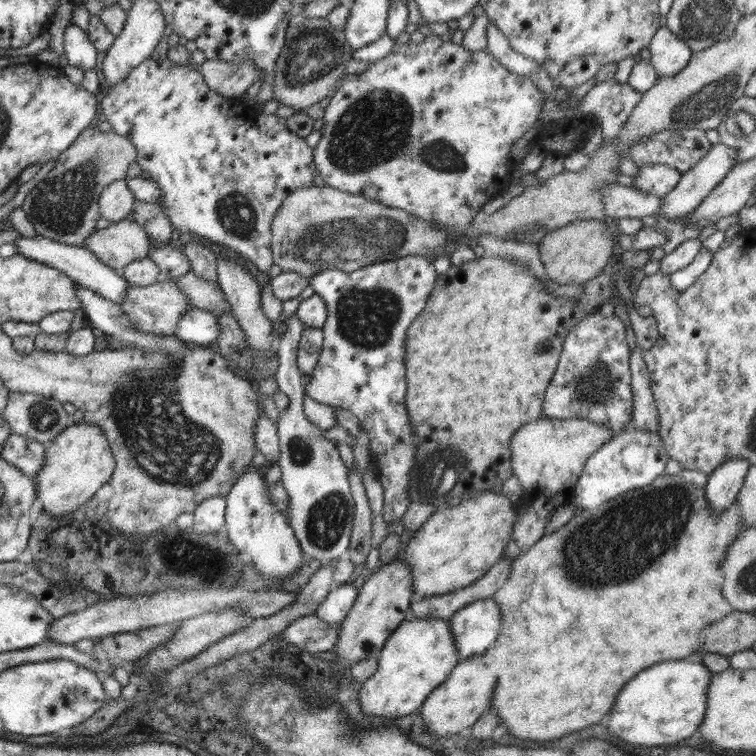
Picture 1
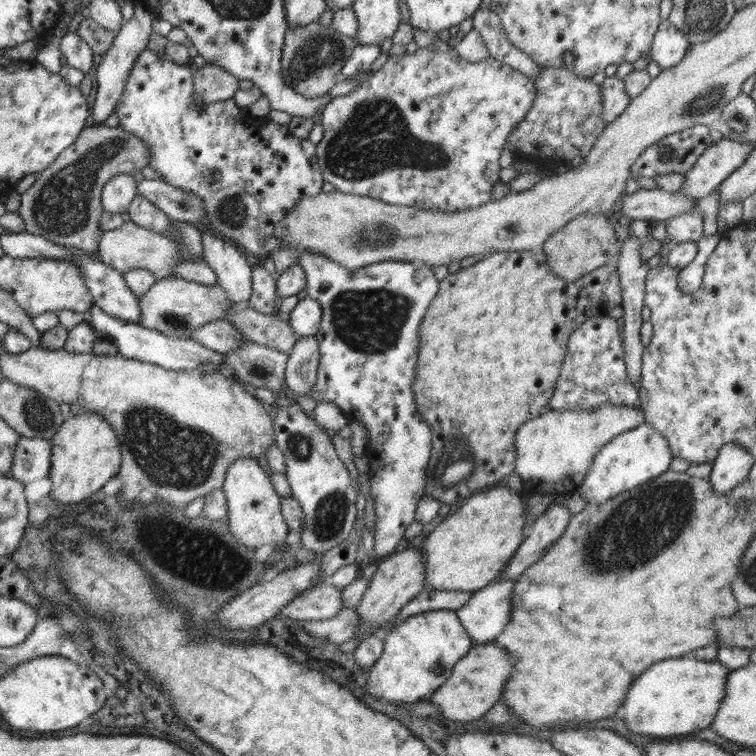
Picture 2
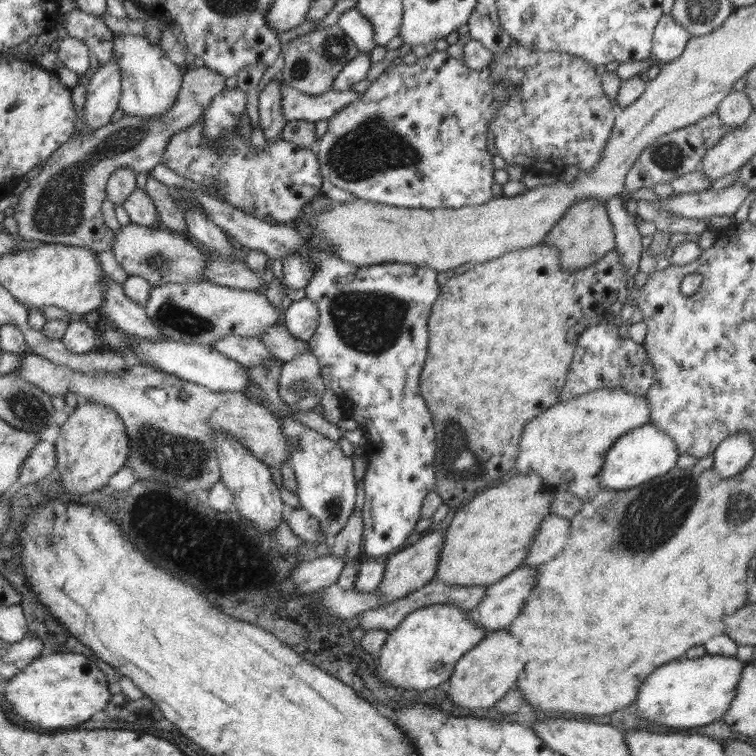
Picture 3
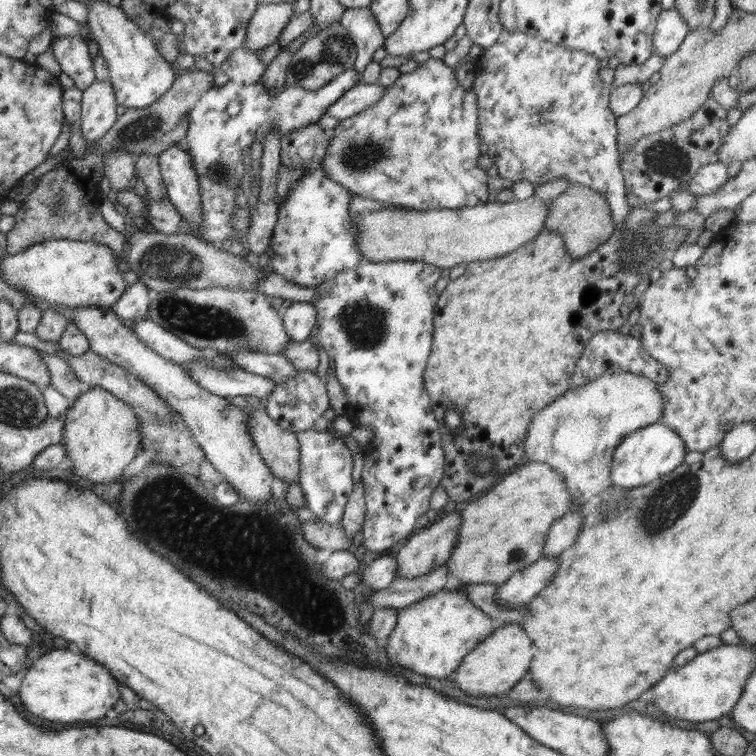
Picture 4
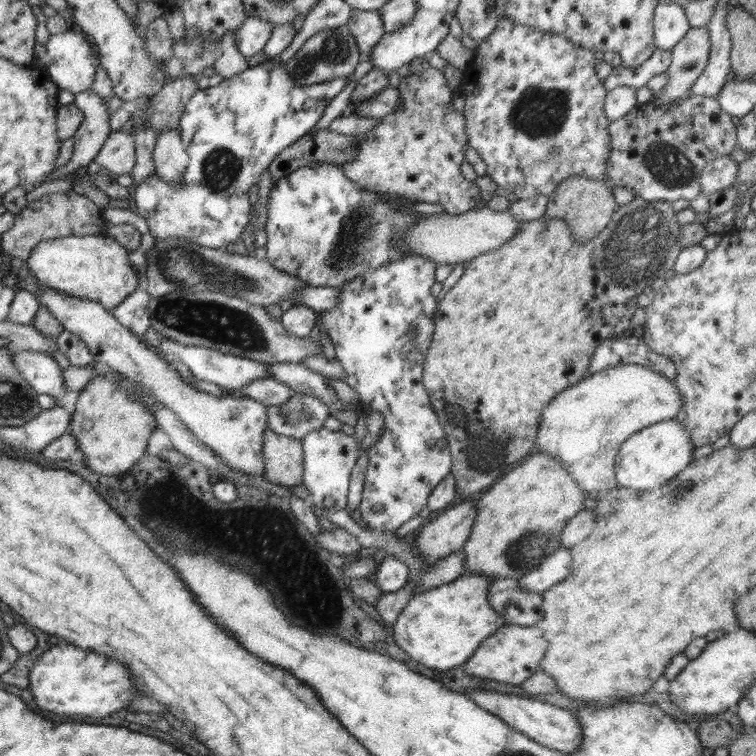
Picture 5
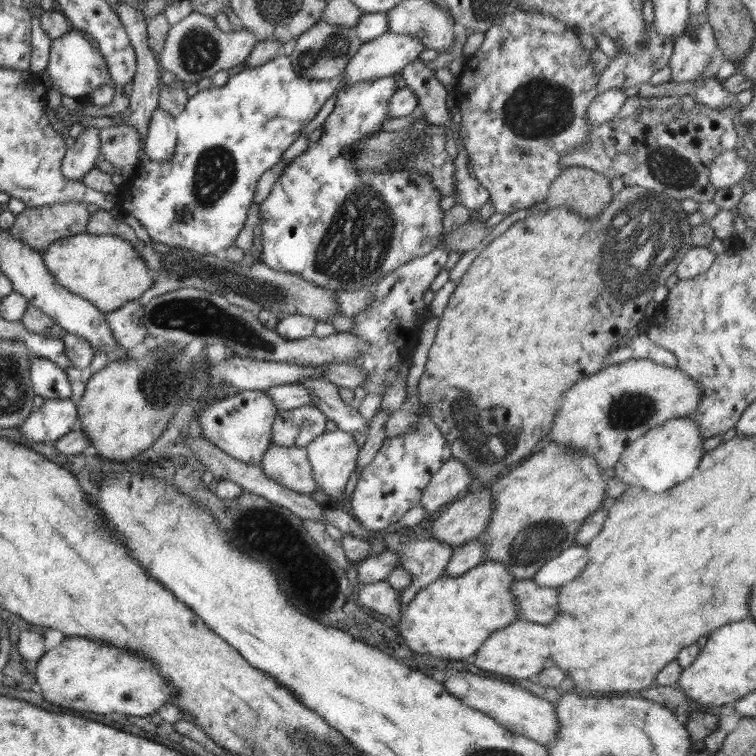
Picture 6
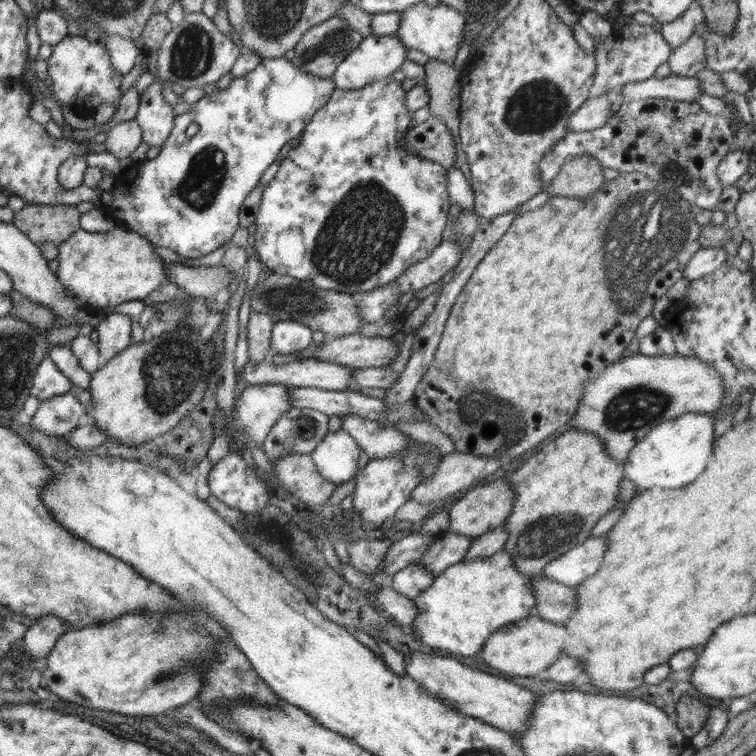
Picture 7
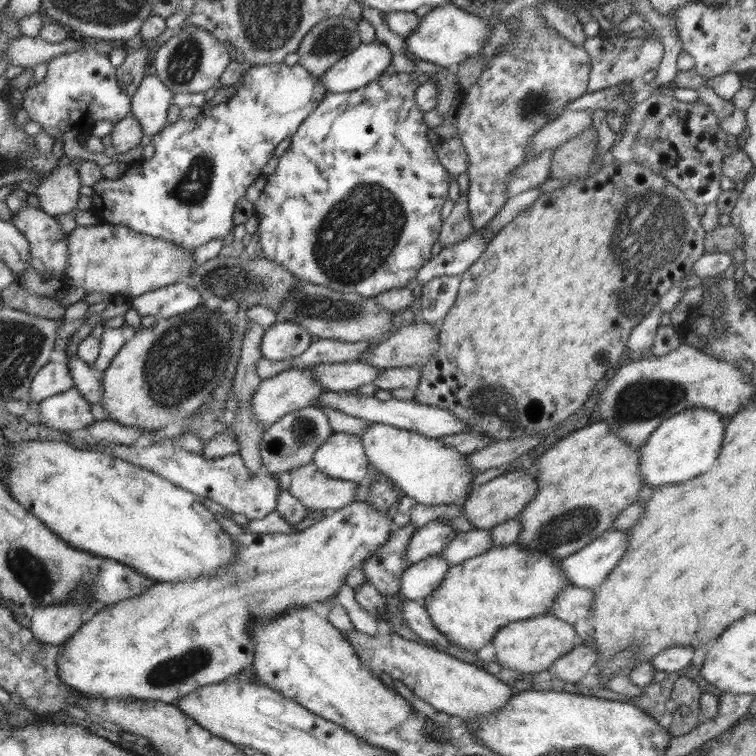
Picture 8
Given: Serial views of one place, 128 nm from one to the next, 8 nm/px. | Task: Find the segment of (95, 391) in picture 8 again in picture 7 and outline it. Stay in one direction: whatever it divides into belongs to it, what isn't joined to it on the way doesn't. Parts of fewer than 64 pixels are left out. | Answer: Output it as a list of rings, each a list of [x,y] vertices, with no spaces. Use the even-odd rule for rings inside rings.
[[[49,344],[47,357],[51,358],[70,383],[78,388],[89,389],[91,375],[82,369],[72,349],[68,345]]]

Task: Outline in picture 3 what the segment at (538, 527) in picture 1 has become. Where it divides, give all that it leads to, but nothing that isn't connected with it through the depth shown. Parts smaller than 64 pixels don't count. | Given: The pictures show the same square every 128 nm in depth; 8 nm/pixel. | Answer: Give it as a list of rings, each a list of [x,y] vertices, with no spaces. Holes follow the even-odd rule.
[[[600,388],[582,394],[580,398],[556,403],[535,416],[524,427],[519,441],[516,473],[525,475],[527,472],[536,471],[548,488],[555,488],[555,491],[567,490],[584,502],[592,501],[603,489],[599,476],[608,450],[625,433],[649,423],[650,415],[648,404],[643,396],[632,396],[622,388]]]

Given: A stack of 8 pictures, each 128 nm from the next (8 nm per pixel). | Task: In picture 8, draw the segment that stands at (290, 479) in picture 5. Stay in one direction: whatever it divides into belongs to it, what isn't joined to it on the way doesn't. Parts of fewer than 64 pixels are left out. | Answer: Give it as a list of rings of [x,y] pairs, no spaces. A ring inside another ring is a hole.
[[[309,462],[300,468],[289,470],[292,478],[289,492],[308,510],[329,513],[345,508],[356,501],[358,482],[330,478]]]

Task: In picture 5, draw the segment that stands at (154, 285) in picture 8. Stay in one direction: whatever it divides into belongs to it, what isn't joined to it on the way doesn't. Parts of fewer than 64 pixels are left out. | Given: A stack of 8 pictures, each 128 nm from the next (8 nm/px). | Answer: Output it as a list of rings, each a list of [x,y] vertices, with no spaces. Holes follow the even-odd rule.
[[[105,235],[67,236],[39,242],[26,262],[34,281],[54,291],[99,302],[109,311],[137,288],[144,286],[142,278],[132,269],[128,251]]]

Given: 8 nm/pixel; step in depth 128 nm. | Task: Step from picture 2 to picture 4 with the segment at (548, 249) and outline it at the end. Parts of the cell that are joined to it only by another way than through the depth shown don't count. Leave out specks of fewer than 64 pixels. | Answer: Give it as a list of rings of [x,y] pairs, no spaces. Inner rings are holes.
[[[573,183],[557,198],[553,198],[545,220],[545,228],[560,233],[569,255],[580,258],[608,241],[615,226],[610,207],[603,193],[592,190],[586,185]]]

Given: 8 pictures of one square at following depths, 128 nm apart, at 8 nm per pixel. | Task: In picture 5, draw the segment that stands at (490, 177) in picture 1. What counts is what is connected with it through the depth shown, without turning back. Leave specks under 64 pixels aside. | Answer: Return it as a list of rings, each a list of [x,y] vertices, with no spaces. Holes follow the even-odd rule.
[[[431,66],[420,67],[417,74],[410,74],[401,79],[397,89],[400,93],[398,110],[381,118],[381,122],[372,131],[361,133],[357,138],[359,149],[353,160],[347,160],[340,166],[344,176],[361,186],[361,189],[378,195],[392,195],[401,199],[417,202],[436,202],[448,214],[464,214],[482,200],[480,189],[474,181],[462,176],[461,165],[464,158],[464,146],[468,142],[465,134],[463,113],[454,109],[453,98],[457,91],[452,91],[446,83],[442,69]]]

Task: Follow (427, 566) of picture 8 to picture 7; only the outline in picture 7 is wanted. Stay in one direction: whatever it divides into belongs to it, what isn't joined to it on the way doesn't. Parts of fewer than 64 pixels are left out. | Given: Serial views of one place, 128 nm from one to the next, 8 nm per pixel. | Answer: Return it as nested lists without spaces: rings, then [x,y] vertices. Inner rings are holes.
[[[409,564],[406,568],[393,574],[393,589],[409,599],[416,598],[426,590],[435,579],[435,576],[422,565]]]

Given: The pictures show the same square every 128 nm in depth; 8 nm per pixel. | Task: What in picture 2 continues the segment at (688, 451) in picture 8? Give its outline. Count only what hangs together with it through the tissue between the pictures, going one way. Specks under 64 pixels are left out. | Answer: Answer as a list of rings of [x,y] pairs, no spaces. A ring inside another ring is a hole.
[[[642,424],[628,430],[604,445],[593,458],[592,466],[578,490],[580,497],[590,503],[600,504],[626,492],[635,486],[648,482],[671,468],[673,459],[671,446],[652,427]]]

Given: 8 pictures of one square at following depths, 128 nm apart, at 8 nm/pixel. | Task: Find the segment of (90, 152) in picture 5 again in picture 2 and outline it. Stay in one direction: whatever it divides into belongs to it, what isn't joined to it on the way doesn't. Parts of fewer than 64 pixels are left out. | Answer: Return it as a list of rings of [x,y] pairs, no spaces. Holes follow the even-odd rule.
[[[140,8],[140,10],[136,10],[134,17],[124,22],[120,32],[115,36],[112,46],[103,54],[101,62],[96,68],[98,88],[91,109],[92,120],[96,122],[95,124],[103,124],[104,120],[114,112],[137,56],[141,54],[141,50],[147,48],[148,42],[150,42],[150,38],[154,33],[152,28],[154,17],[148,9],[142,10]]]

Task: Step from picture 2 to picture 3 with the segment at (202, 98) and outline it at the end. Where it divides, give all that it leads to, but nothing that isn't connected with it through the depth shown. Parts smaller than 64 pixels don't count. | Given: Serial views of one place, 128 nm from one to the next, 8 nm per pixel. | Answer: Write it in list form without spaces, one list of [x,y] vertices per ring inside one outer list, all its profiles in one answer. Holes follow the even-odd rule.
[[[206,66],[184,70],[181,89],[173,107],[159,117],[142,119],[123,115],[117,122],[85,135],[74,134],[46,160],[38,176],[28,181],[28,187],[18,196],[13,217],[21,240],[43,243],[64,243],[88,247],[97,254],[113,250],[114,229],[106,227],[102,218],[102,202],[107,199],[107,182],[118,168],[130,168],[136,174],[150,174],[163,160],[169,138],[197,122],[209,102],[221,90],[226,77]]]

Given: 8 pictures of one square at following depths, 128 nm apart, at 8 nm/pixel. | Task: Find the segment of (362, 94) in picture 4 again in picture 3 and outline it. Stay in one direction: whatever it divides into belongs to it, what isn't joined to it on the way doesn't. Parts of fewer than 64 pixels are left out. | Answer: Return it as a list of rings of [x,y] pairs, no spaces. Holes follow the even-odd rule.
[[[280,74],[274,79],[281,86],[282,112],[287,121],[304,119],[316,123],[319,120],[329,120],[359,97],[359,93],[352,89],[340,91],[332,88],[324,94],[310,96],[288,86],[281,80]]]

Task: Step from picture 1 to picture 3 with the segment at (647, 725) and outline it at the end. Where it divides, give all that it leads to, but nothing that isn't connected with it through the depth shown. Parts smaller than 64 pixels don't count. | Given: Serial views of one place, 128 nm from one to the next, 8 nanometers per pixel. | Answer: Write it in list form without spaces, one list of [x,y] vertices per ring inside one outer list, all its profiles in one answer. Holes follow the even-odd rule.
[[[706,654],[700,658],[688,659],[682,656],[680,659],[672,660],[656,668],[648,680],[638,689],[636,702],[634,704],[640,712],[640,716],[647,721],[667,726],[675,731],[675,728],[691,728],[706,726],[716,720],[723,720],[736,694],[736,687],[739,685],[744,662],[737,658],[726,655]]]

